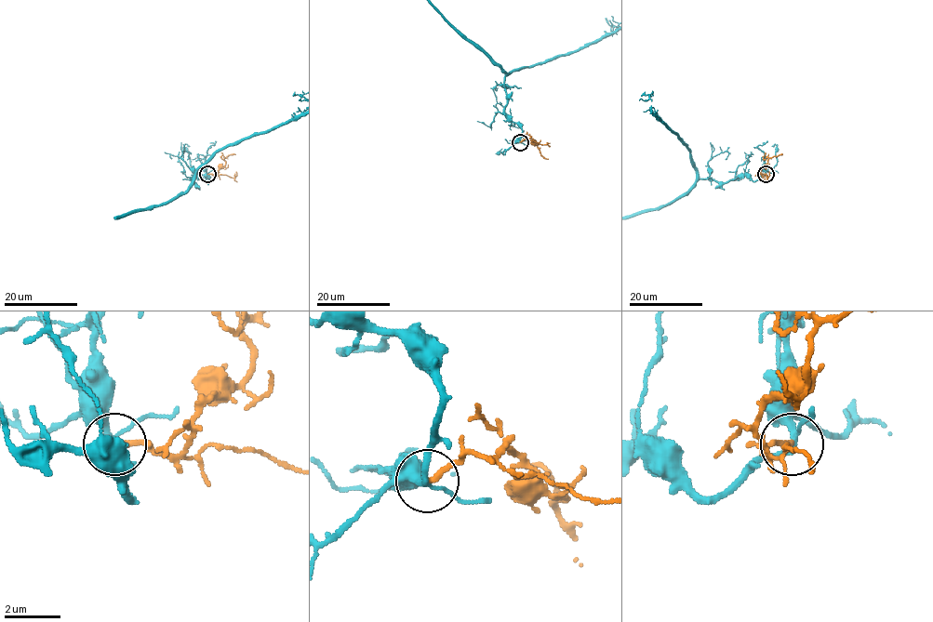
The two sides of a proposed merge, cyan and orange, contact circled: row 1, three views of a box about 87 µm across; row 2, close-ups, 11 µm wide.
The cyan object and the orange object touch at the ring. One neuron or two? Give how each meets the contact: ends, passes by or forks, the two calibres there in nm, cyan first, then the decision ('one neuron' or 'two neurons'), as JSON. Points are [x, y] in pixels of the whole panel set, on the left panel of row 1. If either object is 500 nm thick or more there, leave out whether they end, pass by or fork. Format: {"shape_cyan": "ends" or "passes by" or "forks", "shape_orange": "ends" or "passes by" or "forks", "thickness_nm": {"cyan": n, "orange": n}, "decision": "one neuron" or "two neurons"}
{"shape_cyan": "forks", "shape_orange": "ends", "thickness_nm": {"cyan": 200, "orange": 190}, "decision": "two neurons"}

